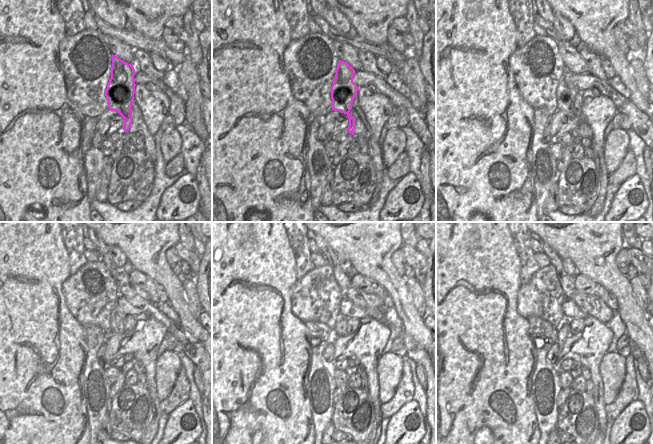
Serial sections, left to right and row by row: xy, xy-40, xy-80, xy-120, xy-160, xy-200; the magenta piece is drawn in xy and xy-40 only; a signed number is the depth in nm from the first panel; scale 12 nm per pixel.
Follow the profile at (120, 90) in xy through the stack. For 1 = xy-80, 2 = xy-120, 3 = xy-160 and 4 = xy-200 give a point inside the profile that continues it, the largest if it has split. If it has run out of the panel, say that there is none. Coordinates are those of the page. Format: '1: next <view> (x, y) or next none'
1: next xy-80 (565, 92)
2: next xy-120 (118, 316)
3: next xy-160 (340, 329)
4: next xy-200 (576, 365)

